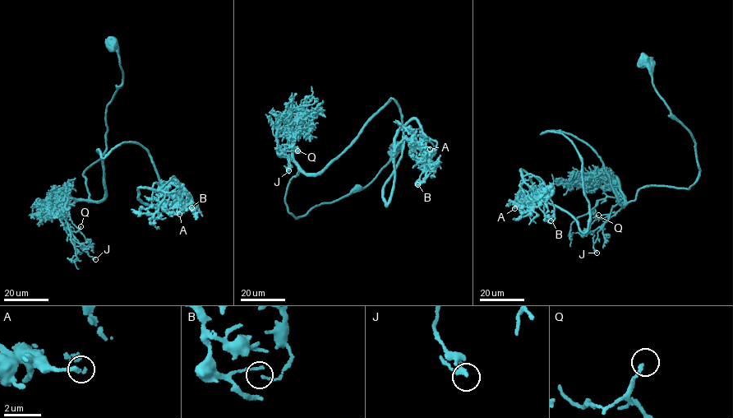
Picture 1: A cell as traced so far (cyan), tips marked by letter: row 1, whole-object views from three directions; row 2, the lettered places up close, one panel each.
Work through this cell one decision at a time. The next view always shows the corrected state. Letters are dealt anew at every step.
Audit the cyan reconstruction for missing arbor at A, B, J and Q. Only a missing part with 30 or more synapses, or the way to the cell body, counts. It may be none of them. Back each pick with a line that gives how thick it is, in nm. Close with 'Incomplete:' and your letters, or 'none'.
Incomplete: none

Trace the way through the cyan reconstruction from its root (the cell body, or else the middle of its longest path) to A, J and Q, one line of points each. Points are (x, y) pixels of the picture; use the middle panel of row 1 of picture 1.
A: (398, 146), (362, 188), (288, 211), (290, 180), (391, 98), (386, 206), (399, 129), (416, 119), (430, 149)
J: (398, 146), (368, 184), (297, 219), (288, 211), (285, 194), (299, 169), (278, 154), (286, 155), (288, 170)
Q: (398, 146), (366, 186), (296, 219), (285, 194), (299, 169), (277, 153), (292, 146), (297, 150)

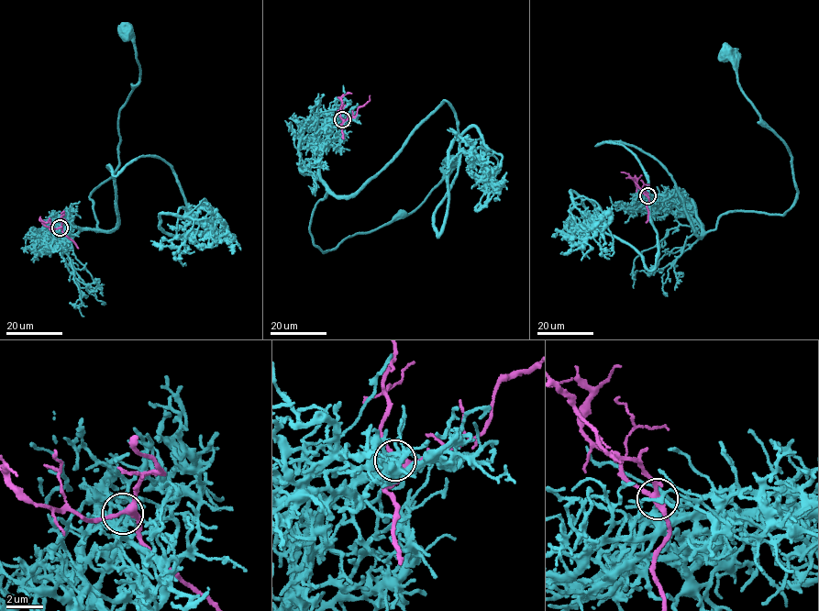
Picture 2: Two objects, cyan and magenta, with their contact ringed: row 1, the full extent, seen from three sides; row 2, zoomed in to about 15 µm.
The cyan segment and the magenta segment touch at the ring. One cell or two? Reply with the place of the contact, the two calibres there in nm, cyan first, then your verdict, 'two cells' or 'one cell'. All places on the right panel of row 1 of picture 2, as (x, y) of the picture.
(647, 195) | 130/300 nm | two cells

